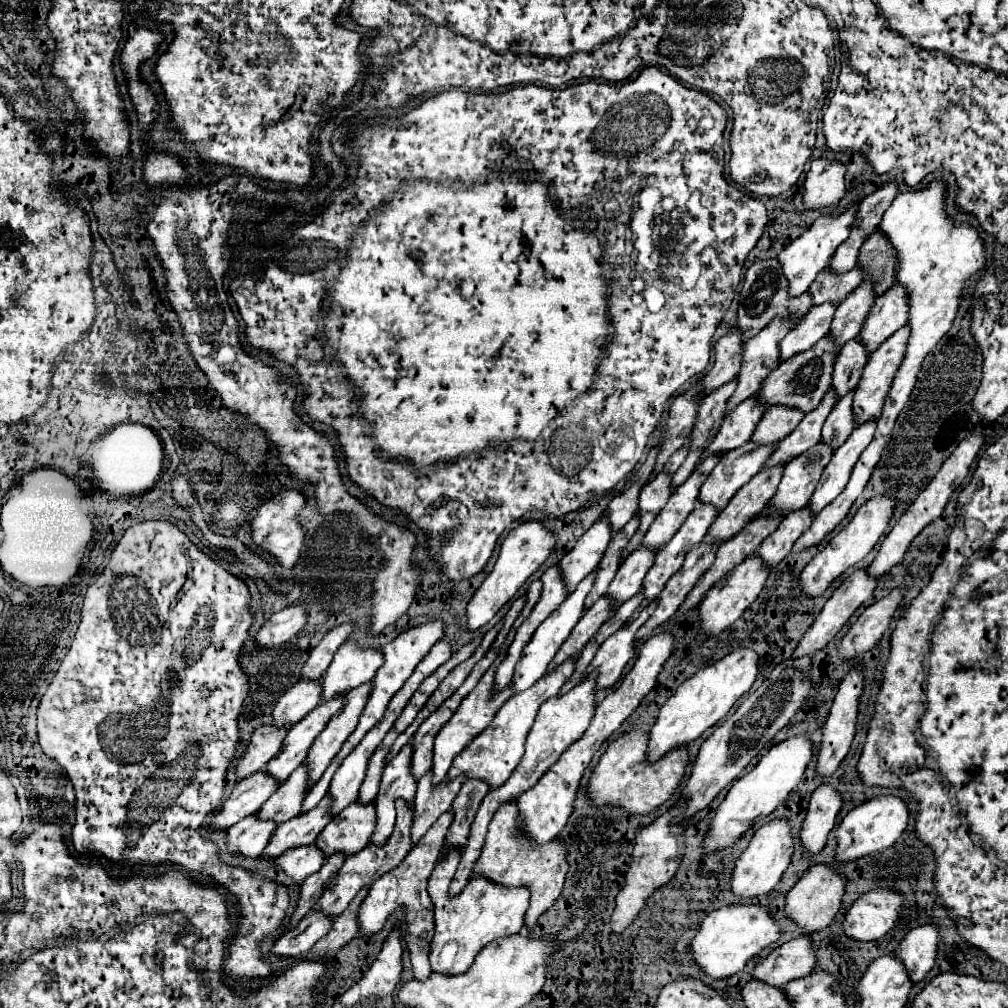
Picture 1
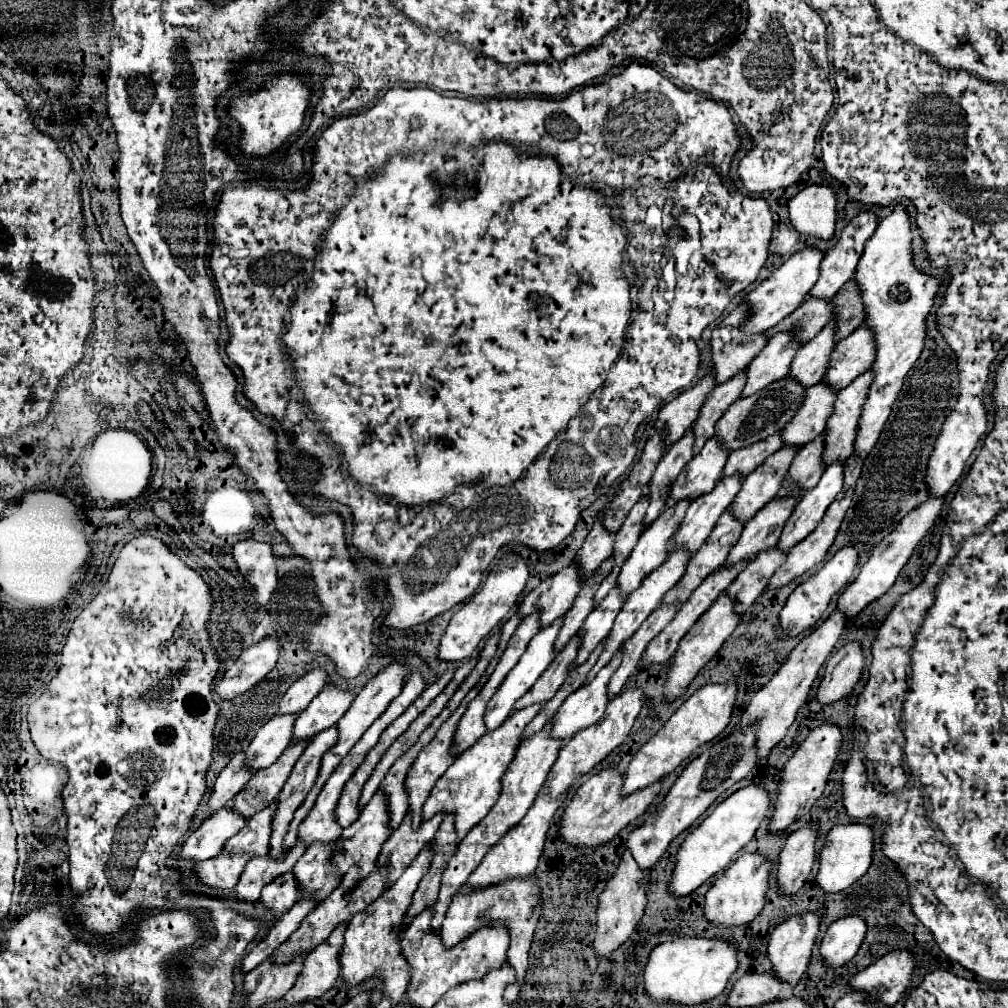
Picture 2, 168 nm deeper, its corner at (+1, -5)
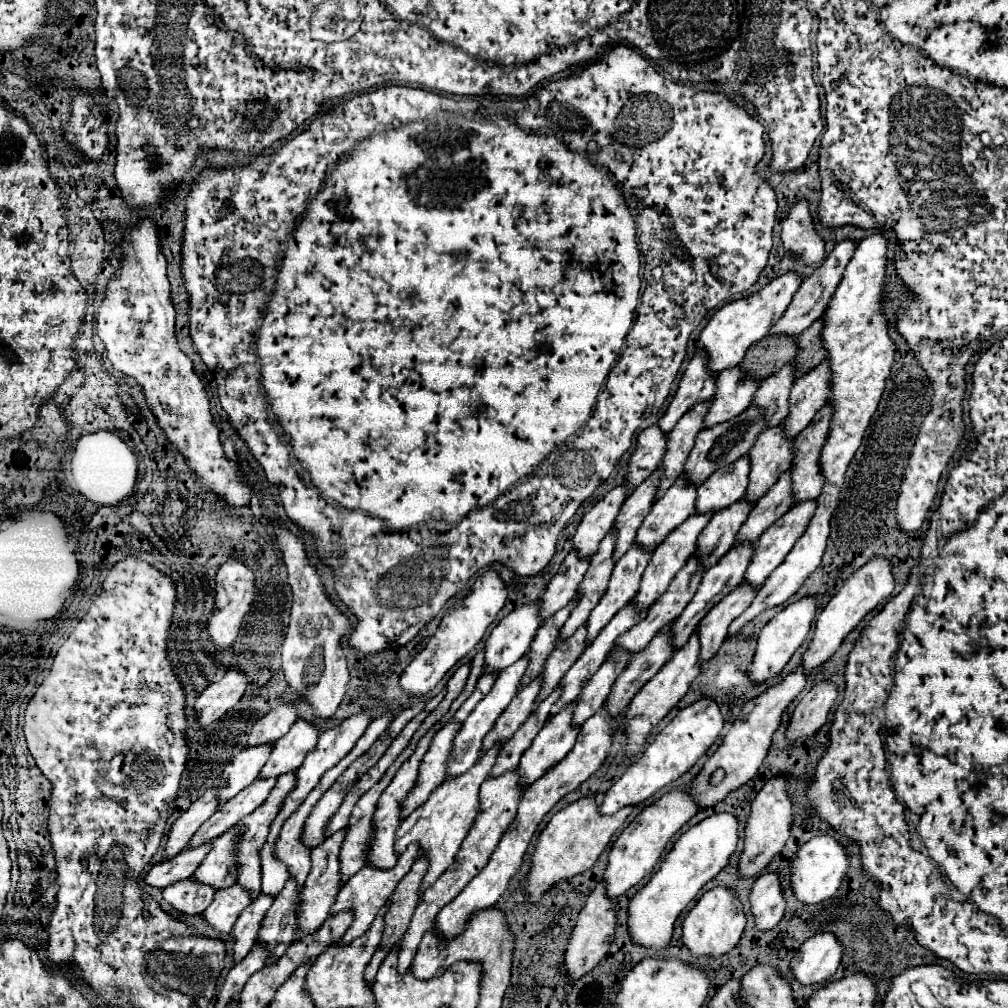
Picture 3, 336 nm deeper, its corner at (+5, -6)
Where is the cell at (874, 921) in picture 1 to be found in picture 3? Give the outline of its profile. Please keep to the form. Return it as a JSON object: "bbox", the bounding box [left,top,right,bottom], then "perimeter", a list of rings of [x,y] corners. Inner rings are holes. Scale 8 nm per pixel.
{"bbox":[792,932,844,984],"perimeter":[[[820,932],[808,938],[792,958],[792,970],[800,984],[822,984],[840,966],[844,946],[832,932]]]}

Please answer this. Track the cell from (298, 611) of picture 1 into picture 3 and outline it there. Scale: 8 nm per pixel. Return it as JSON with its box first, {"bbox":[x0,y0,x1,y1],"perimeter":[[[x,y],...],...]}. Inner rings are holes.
{"bbox":[194,668,248,726],"perimeter":[[[230,668],[218,682],[208,684],[208,688],[200,692],[194,704],[194,710],[200,716],[200,724],[208,726],[224,714],[228,714],[244,696],[246,688],[248,674],[244,668]]]}

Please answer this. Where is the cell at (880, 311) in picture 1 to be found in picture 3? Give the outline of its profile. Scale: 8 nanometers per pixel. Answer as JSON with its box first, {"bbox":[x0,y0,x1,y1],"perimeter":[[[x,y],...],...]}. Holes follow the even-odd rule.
{"bbox":[784,360,832,436],"perimeter":[[[828,360],[812,368],[812,372],[804,374],[796,380],[790,394],[790,414],[784,420],[788,436],[796,436],[804,430],[814,414],[826,404],[832,392],[832,368]]]}

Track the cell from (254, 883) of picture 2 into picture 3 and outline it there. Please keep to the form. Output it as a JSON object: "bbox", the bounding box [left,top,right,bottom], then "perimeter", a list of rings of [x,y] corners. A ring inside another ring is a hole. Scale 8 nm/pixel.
{"bbox":[204,884,252,934],"perimeter":[[[232,884],[230,888],[218,890],[212,904],[206,908],[204,918],[220,932],[220,934],[228,934],[234,924],[236,918],[240,916],[240,912],[252,902],[252,894],[248,888],[244,888],[242,884]]]}

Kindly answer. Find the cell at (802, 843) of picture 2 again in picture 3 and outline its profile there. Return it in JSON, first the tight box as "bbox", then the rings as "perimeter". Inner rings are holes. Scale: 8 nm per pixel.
{"bbox":[750,872,786,930],"perimeter":[[[766,872],[754,882],[750,892],[750,904],[758,930],[772,930],[782,920],[786,910],[786,898],[780,872]]]}

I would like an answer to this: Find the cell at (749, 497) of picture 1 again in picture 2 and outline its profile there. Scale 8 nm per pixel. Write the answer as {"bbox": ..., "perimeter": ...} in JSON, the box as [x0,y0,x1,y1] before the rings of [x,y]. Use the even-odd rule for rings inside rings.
{"bbox":[662,511,744,603],"perimeter":[[[724,511],[710,537],[704,541],[698,553],[688,561],[682,579],[676,583],[672,591],[668,591],[668,595],[664,595],[662,603],[686,603],[690,593],[726,561],[730,549],[740,539],[742,529],[744,525],[736,521],[730,511]]]}

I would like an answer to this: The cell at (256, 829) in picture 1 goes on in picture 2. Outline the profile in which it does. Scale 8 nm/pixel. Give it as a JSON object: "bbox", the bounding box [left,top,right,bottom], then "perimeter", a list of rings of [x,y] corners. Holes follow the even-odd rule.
{"bbox":[194,851,250,891],"perimeter":[[[224,851],[214,859],[198,863],[194,867],[194,873],[204,885],[230,891],[238,883],[240,873],[248,859],[250,859],[248,855],[230,855]]]}

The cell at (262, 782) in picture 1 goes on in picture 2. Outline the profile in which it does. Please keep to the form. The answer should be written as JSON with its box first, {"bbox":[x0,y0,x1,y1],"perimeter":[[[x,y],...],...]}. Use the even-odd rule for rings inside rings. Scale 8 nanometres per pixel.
{"bbox":[178,807,246,861],"perimeter":[[[230,807],[220,809],[216,815],[208,817],[182,845],[178,859],[186,861],[206,861],[222,853],[224,841],[228,841],[236,831],[244,827],[246,819],[230,811]]]}

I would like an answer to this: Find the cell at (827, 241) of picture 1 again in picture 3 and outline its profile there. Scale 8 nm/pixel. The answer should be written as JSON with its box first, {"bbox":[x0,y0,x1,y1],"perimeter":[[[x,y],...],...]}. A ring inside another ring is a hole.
{"bbox":[698,272,802,372],"perimeter":[[[786,272],[778,278],[774,278],[772,282],[768,282],[762,290],[734,300],[726,306],[722,306],[706,324],[706,328],[700,332],[698,336],[698,348],[706,348],[708,350],[708,358],[710,358],[710,366],[714,372],[722,372],[728,366],[736,366],[746,350],[762,340],[764,336],[768,336],[768,332],[772,330],[772,326],[782,318],[782,314],[786,312],[788,304],[792,302],[792,296],[796,294],[796,290],[800,288],[802,278],[796,272]]]}

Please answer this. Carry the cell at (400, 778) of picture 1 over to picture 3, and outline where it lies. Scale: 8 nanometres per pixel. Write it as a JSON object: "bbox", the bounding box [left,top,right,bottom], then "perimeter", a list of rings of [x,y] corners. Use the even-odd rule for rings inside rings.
{"bbox":[296,828,348,938],"perimeter":[[[348,828],[338,830],[332,836],[328,836],[322,844],[318,844],[316,850],[312,850],[312,870],[304,882],[304,910],[300,908],[300,934],[296,938],[304,936],[304,932],[314,932],[314,928],[320,928],[320,924],[324,924],[324,920],[330,916],[336,896],[342,890],[340,848],[346,834],[348,834]]]}

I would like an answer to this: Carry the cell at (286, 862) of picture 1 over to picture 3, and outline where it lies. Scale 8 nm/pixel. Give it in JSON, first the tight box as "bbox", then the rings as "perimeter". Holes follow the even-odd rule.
{"bbox":[232,892,274,962],"perimeter":[[[260,892],[260,896],[254,898],[252,904],[248,908],[244,908],[240,918],[236,920],[234,930],[232,930],[232,934],[236,938],[234,962],[240,962],[250,952],[250,948],[256,944],[258,932],[262,928],[262,920],[264,920],[268,908],[272,906],[272,902],[274,902],[274,898],[270,894]]]}

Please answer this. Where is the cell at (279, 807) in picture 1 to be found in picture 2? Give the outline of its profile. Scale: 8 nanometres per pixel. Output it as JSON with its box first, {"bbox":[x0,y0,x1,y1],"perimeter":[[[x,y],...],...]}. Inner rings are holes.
{"bbox":[224,803,276,857],"perimeter":[[[276,803],[268,805],[264,811],[252,815],[240,833],[230,837],[224,843],[224,851],[228,853],[246,853],[250,857],[264,857],[268,855],[268,841],[270,841],[270,825],[272,815],[276,811]]]}

